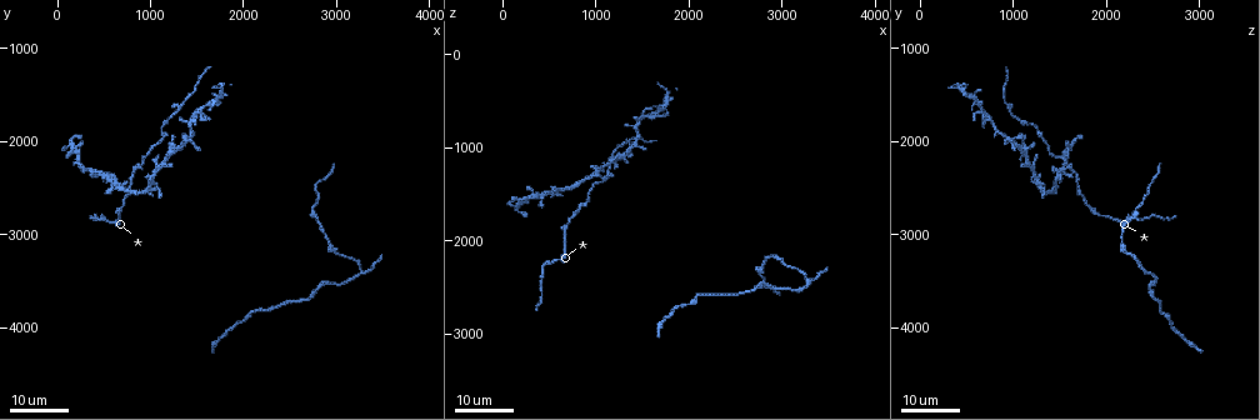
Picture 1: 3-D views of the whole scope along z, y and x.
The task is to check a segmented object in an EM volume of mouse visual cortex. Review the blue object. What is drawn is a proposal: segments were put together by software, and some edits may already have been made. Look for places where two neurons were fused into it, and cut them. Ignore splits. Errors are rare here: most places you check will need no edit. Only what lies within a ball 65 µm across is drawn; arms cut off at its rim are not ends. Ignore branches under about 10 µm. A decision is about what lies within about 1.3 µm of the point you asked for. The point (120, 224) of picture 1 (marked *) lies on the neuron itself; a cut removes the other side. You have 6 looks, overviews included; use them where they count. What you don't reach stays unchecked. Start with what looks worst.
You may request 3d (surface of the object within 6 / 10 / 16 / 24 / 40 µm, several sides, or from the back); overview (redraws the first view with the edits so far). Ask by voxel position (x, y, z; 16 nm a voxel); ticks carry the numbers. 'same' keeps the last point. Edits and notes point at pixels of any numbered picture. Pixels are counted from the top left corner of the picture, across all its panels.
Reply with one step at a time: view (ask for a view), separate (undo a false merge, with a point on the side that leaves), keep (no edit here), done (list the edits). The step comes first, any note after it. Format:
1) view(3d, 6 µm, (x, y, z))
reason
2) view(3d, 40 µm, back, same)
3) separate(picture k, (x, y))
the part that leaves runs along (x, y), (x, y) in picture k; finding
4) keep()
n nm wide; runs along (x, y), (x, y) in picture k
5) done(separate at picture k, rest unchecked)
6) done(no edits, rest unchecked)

view(3d, 24 µm, (1150, 1950, 1300))
three arms meet

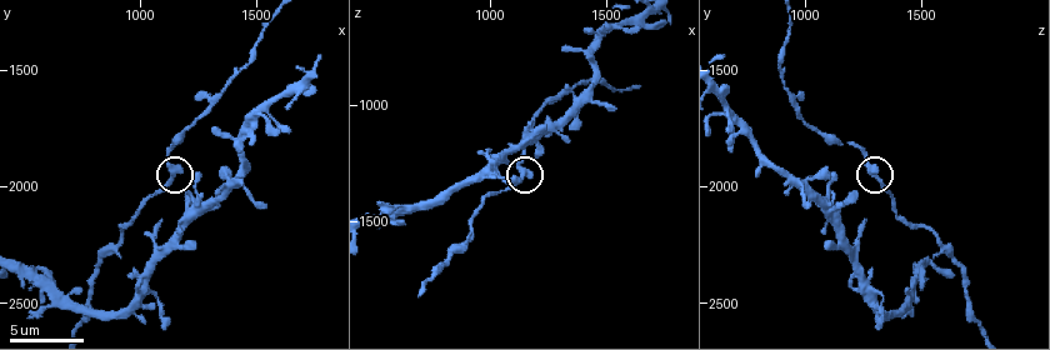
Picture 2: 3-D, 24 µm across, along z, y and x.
view(3d, 6 µm, (1140, 1940, 1280))

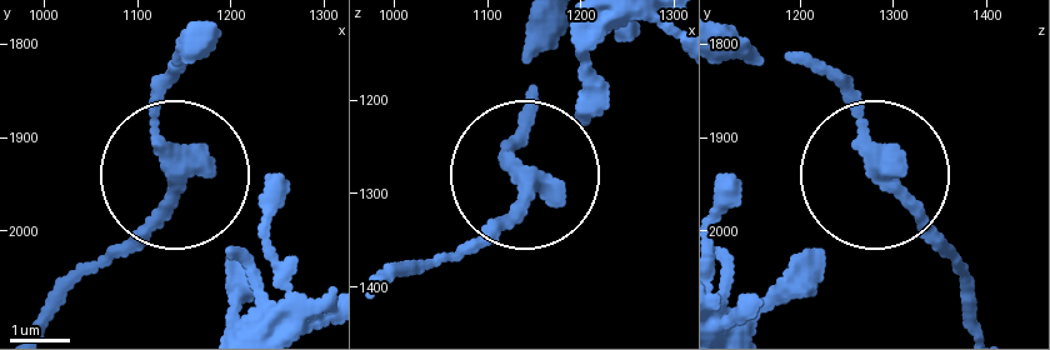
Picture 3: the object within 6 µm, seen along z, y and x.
view(3d, 6 µm, back, (1150, 1940, 1285))

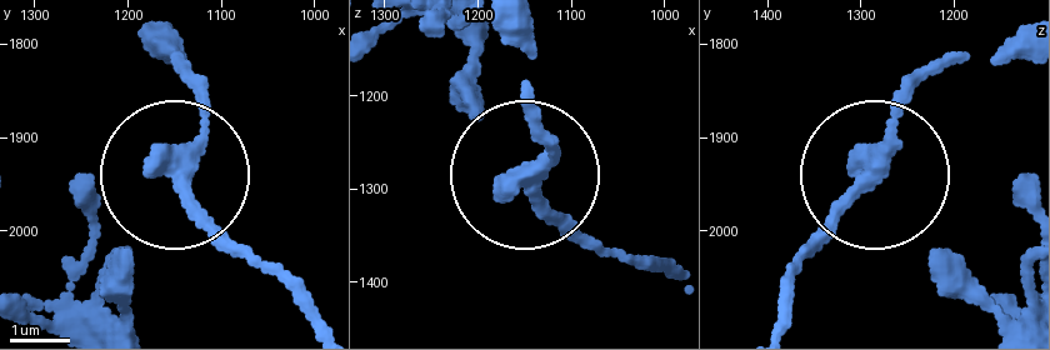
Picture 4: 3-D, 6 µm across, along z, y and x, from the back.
keep()
runs along (665, 270), (625, 260), (525, 186), (550, 146), (535, 96) in picture 4; continuous, no second neuron

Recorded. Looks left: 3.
view(3d, 6 µm, (1210, 2130, 1120))
looks like a crossing

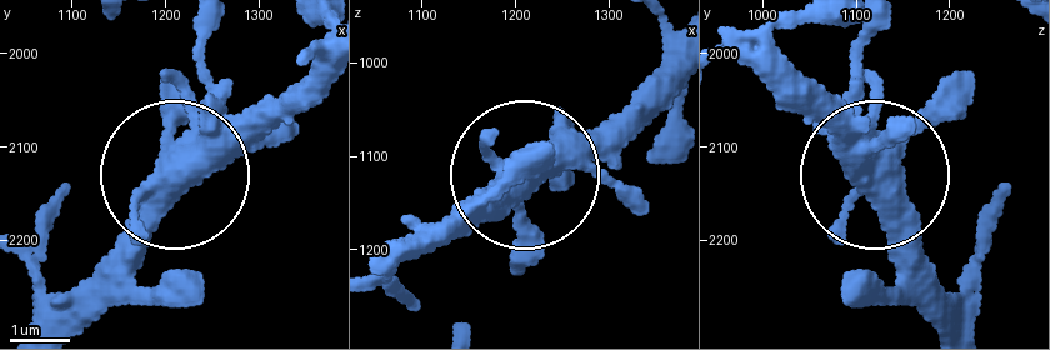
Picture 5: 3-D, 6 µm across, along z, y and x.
view(3d, 6 µm, back, (1215, 2135, 1110))

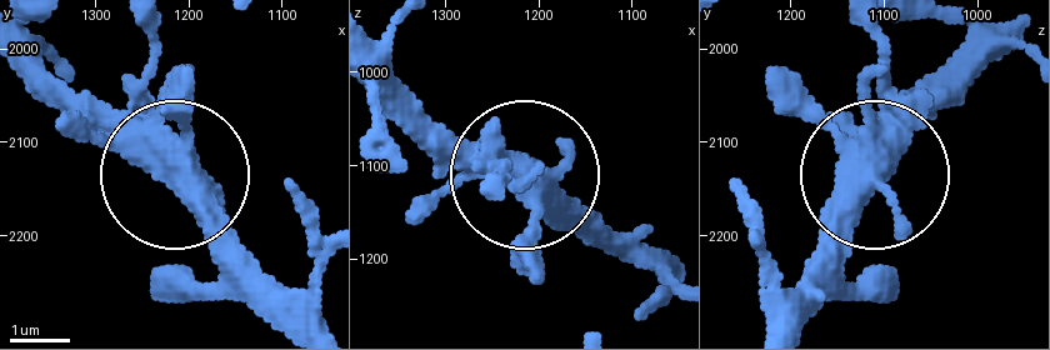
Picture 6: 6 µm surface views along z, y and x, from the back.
keep()
side arm 21 µm; all the same neuron

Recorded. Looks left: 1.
done(no edits, rest unchecked)

